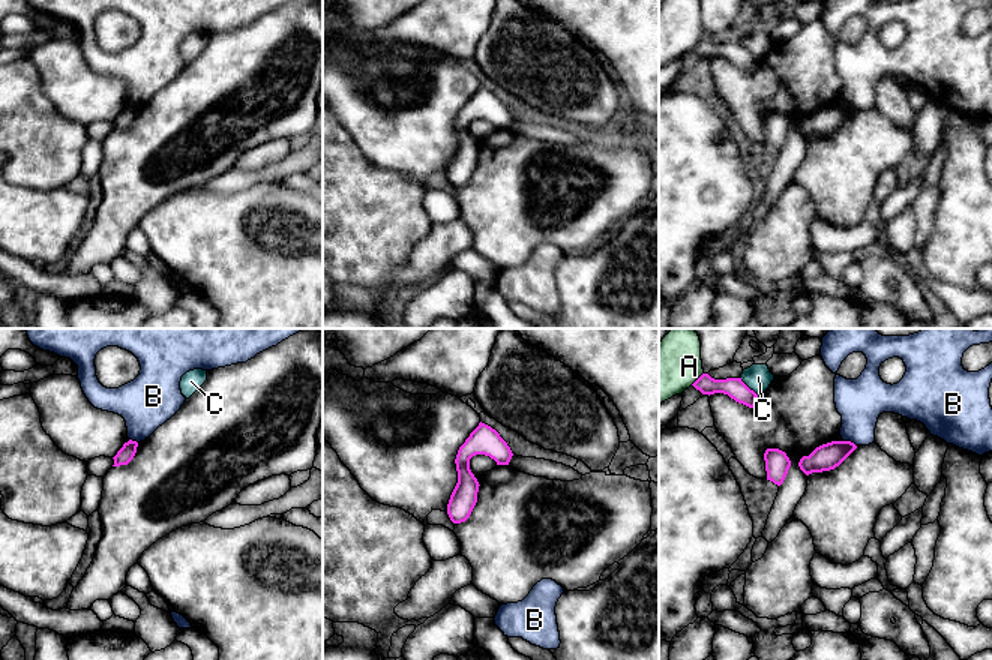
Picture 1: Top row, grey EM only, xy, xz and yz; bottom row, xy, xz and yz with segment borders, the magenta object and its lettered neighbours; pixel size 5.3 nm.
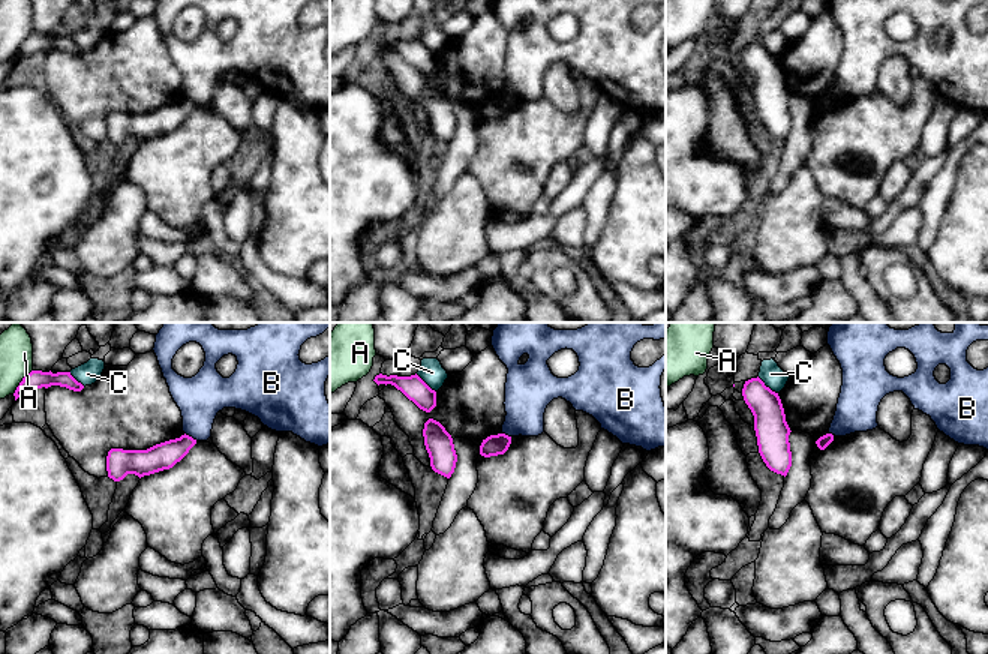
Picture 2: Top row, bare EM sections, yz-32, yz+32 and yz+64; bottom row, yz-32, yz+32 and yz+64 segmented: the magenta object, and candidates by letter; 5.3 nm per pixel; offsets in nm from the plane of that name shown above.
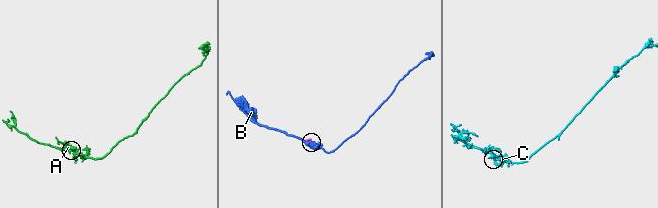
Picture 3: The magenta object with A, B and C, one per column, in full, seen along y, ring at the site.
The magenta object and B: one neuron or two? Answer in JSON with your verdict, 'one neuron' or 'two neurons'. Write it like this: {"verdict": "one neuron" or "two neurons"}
{"verdict": "two neurons"}

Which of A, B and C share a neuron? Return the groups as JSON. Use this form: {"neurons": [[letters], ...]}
{"neurons": [["A"], ["B"], ["C"]]}

